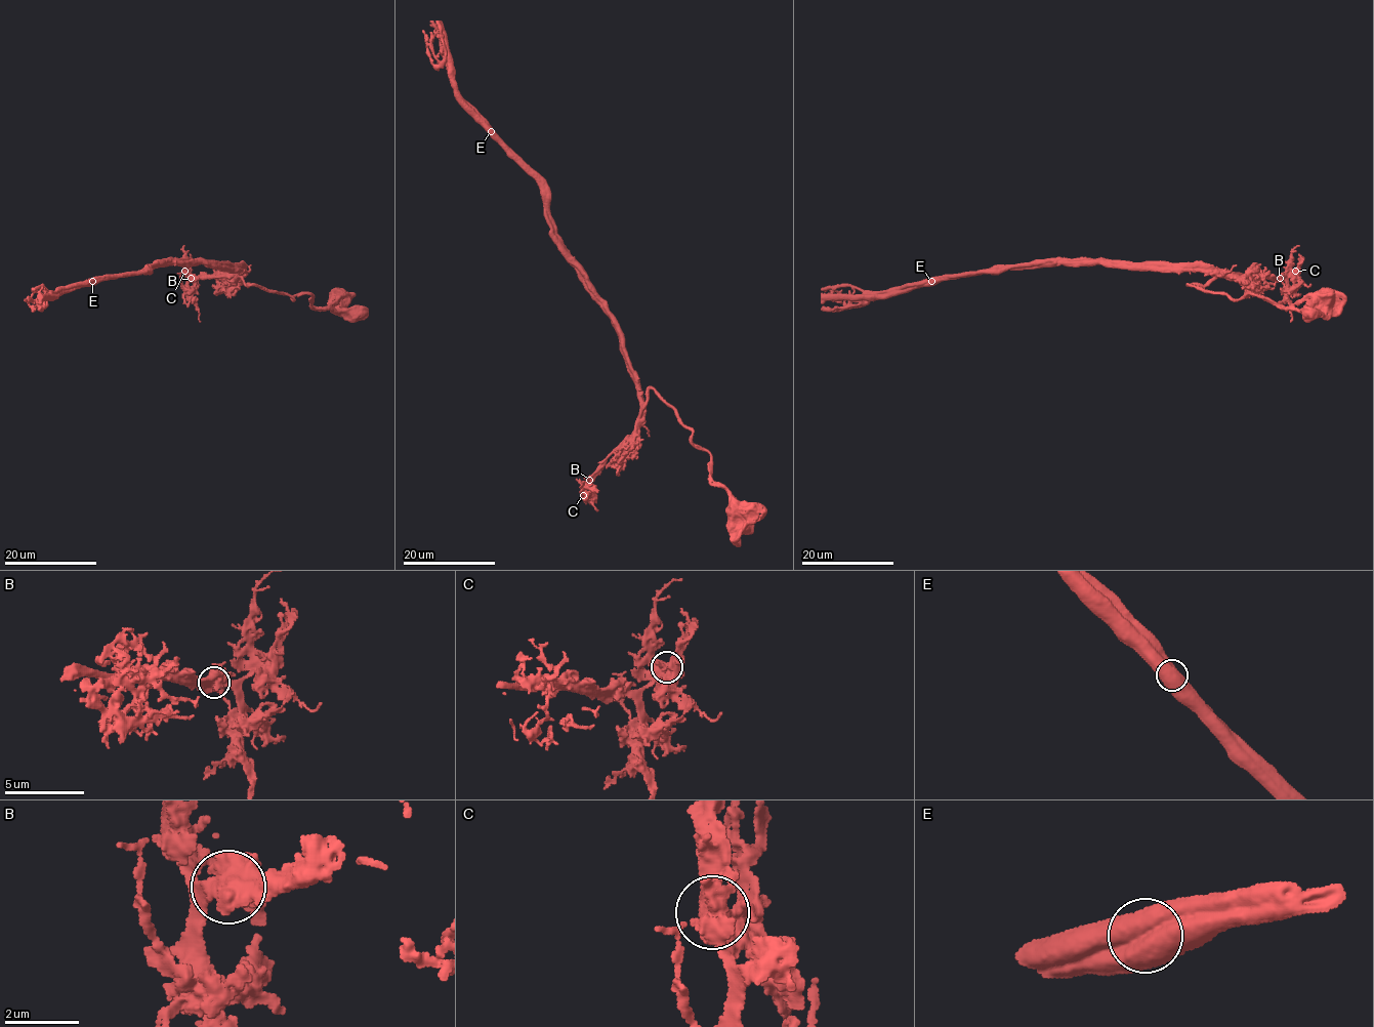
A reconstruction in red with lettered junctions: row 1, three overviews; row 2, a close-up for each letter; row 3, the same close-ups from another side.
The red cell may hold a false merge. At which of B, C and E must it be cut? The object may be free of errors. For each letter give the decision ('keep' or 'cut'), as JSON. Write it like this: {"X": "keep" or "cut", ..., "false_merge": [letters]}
{"B": "keep", "C": "keep", "E": "cut", "false_merge": ["E"]}

